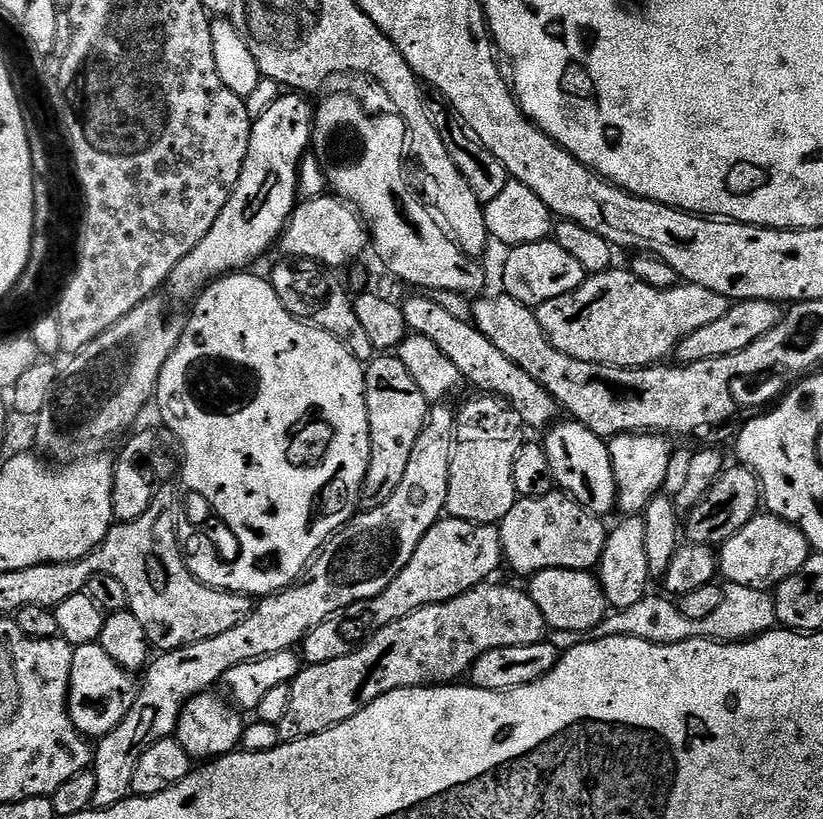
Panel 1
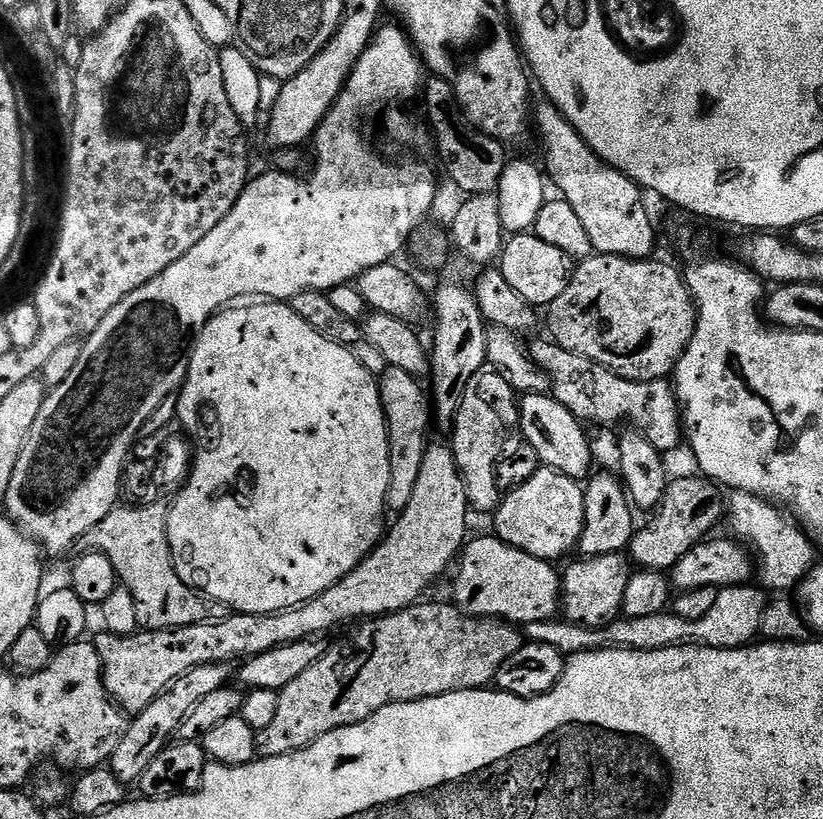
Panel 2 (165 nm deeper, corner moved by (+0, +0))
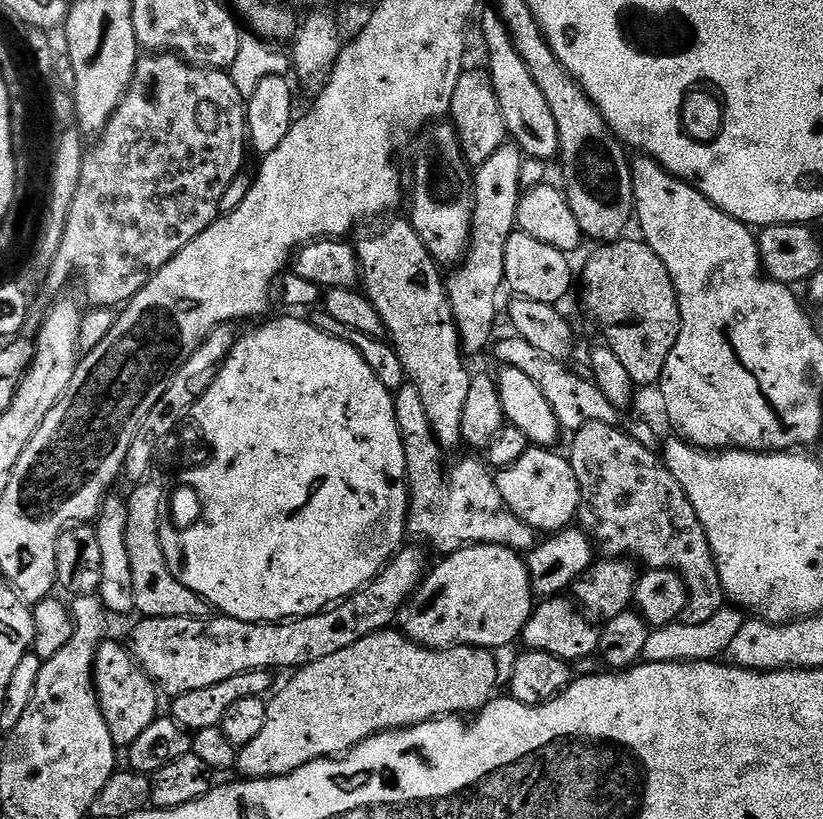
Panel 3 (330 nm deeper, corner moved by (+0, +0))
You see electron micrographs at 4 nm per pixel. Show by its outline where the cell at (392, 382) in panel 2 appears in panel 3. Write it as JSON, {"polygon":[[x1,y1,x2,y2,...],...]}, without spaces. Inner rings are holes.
{"polygon":[[405,386,395,393,394,399,396,421,400,427,408,463,410,503,407,531,411,535,413,532,418,539,425,540,420,541,425,545,437,544,440,548,446,548,445,550,451,549,455,544,501,544,516,553,524,554,537,547,537,533,504,507,493,473,483,459,458,461,448,472,448,484,444,481,444,468,440,465,442,449,432,433,425,411,421,408,416,388]]}

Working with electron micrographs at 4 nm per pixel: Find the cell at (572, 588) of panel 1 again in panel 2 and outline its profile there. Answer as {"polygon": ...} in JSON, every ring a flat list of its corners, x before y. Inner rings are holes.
{"polygon":[[495,536,473,537,465,543,459,557,453,601,469,616,489,616,517,626,553,619,560,610,561,575,549,561,534,558,510,547]]}

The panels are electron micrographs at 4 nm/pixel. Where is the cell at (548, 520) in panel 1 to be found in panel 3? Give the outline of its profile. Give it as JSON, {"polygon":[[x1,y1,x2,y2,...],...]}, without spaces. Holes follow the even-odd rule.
{"polygon":[[529,446,518,462,499,469,494,479,504,507,537,534,562,532,577,519,580,510,578,482,567,459,561,453,559,456,556,450]]}

